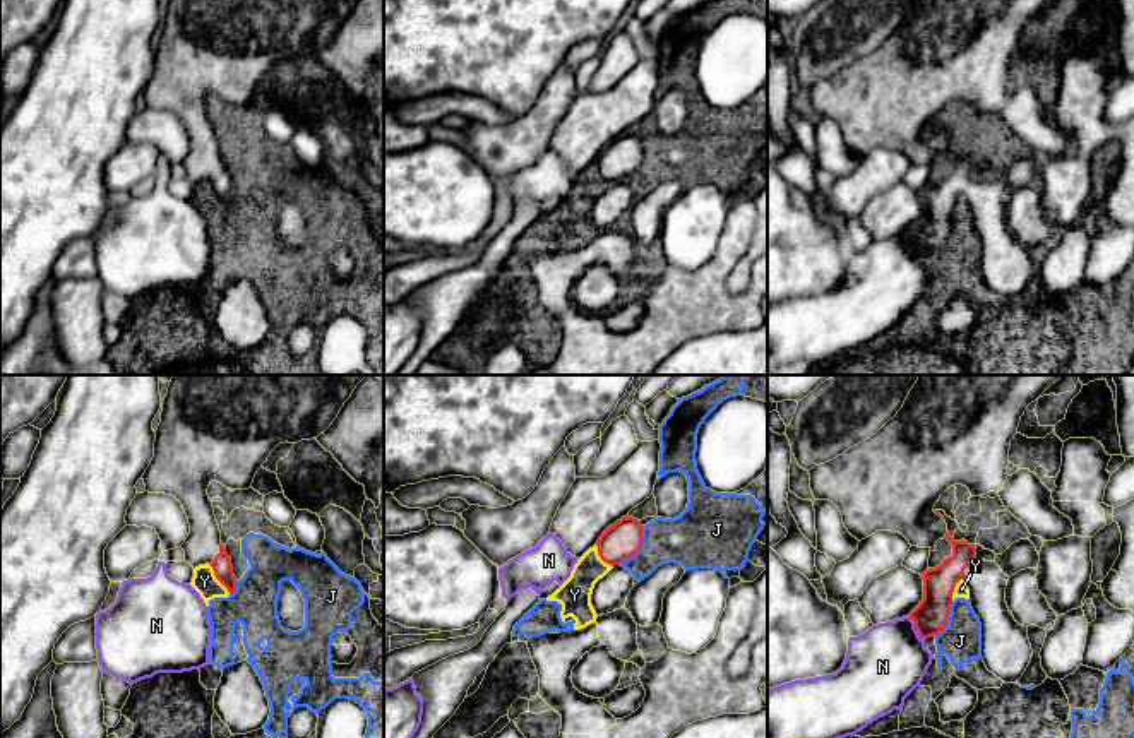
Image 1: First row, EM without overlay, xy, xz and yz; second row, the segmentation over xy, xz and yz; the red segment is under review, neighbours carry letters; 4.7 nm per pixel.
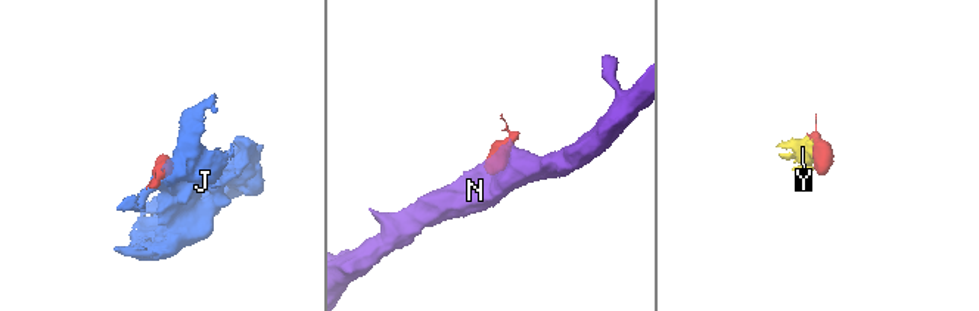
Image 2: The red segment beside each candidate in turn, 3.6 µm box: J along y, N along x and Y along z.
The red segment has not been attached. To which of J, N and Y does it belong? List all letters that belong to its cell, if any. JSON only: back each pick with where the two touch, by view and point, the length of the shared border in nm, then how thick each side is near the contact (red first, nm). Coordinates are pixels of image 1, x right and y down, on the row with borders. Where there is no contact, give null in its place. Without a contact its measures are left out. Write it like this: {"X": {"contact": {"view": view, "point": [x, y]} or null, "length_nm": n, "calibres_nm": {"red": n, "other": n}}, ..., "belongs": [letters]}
{"belongs": []}

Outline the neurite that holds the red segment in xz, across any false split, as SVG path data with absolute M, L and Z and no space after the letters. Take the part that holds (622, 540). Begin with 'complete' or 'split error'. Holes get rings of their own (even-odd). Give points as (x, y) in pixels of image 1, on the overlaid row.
split error; M622 517L598 539L600 558L613 568L594 584L591 604L596 615L606 615L625 606L634 587L634 577L620 563L642 546L642 526L634 517Z

